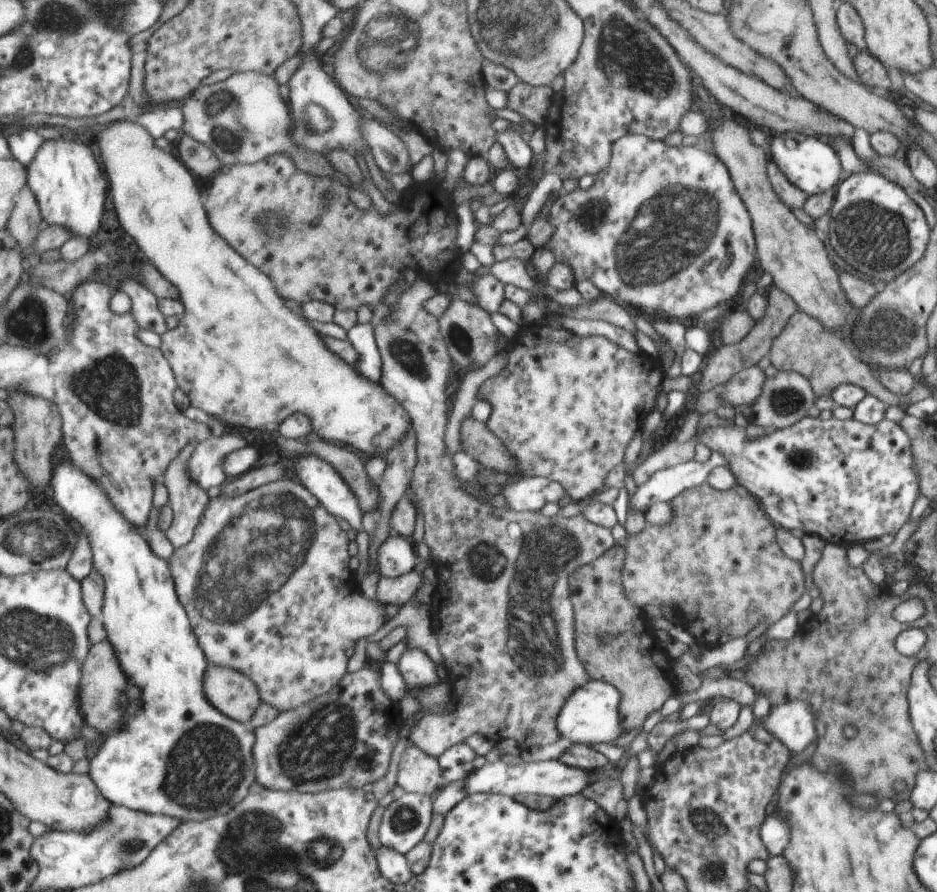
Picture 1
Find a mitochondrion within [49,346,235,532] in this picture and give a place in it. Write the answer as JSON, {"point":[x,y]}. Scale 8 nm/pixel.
{"point":[111,387]}

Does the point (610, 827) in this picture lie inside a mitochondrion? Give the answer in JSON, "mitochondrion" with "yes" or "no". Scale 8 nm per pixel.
{"mitochondrion":"no"}

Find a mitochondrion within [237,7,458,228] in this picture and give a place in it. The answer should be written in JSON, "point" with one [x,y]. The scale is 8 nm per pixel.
{"point":[384,48]}

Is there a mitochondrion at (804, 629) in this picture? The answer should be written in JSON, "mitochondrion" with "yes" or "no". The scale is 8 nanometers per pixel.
{"mitochondrion":"no"}

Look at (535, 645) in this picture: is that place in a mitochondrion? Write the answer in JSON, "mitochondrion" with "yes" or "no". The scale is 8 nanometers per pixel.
{"mitochondrion":"yes"}

